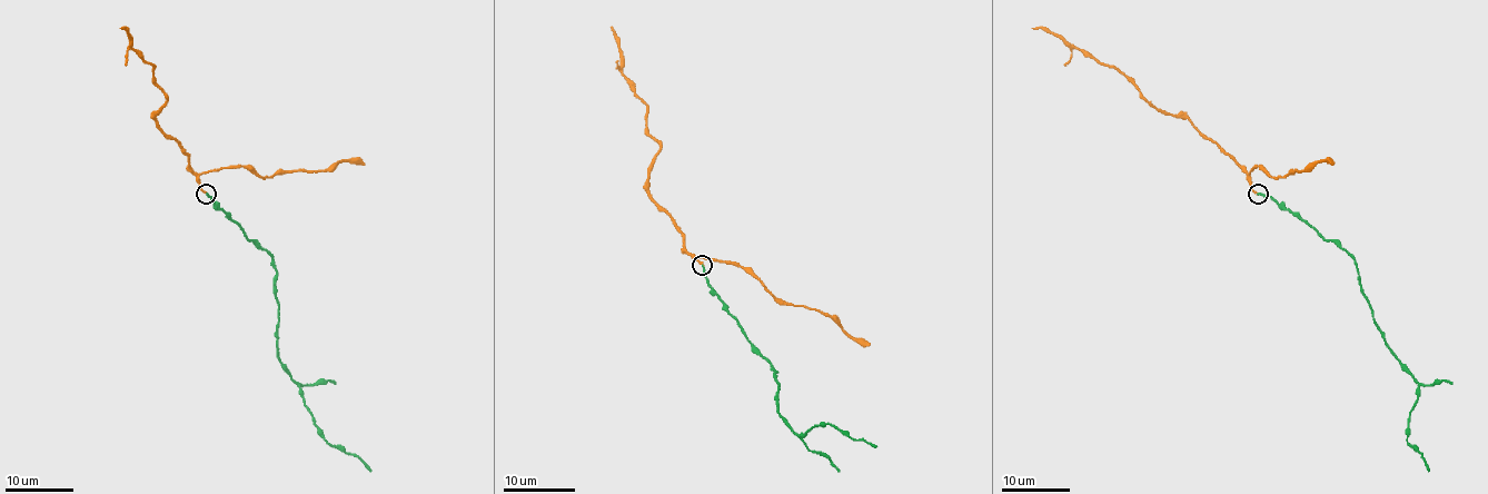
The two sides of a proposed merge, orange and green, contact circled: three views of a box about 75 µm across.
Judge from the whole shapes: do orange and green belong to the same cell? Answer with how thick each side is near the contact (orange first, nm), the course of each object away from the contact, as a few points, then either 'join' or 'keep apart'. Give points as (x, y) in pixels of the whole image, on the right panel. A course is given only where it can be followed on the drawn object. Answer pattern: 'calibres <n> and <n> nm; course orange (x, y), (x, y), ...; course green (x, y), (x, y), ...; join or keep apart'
calibres 200 and 170 nm; course orange (1257, 194), (1250, 177), (1189, 121), (1163, 115), (1112, 67), (1085, 57), (1040, 28), (1031, 28); course green (1257, 194), (1298, 215), (1353, 260), (1372, 319), (1418, 387), (1407, 441), (1421, 454), (1428, 471); join

